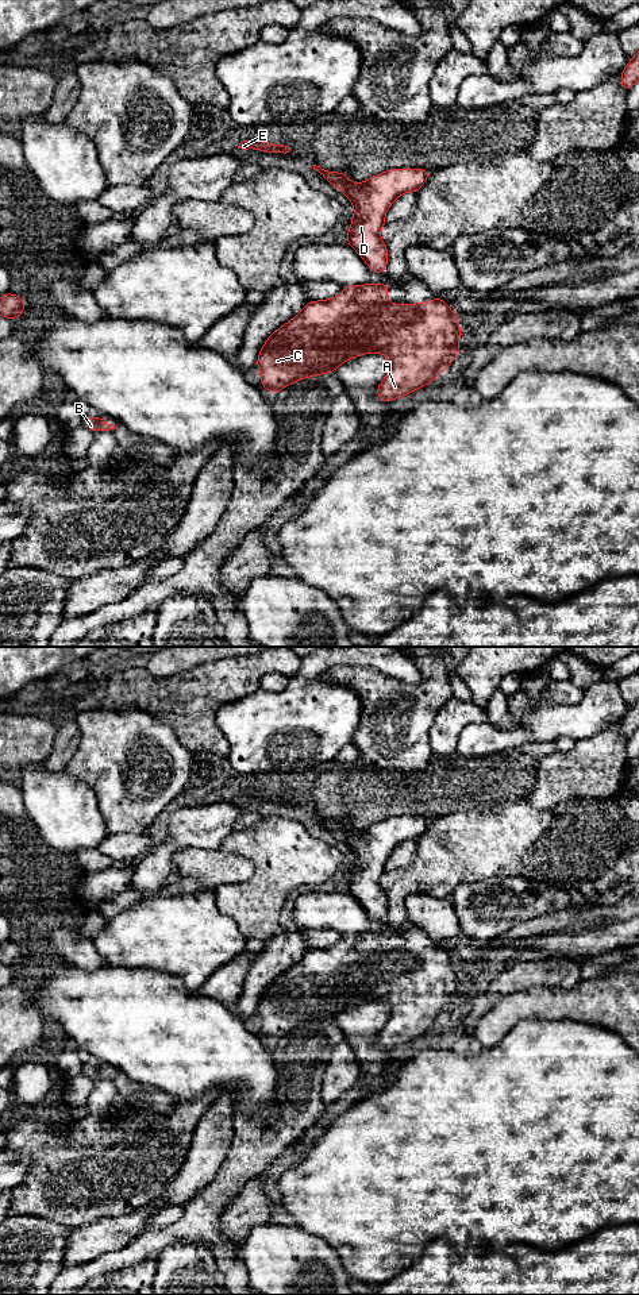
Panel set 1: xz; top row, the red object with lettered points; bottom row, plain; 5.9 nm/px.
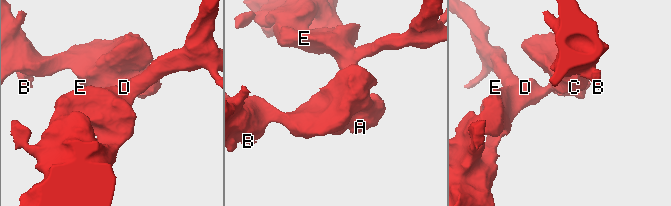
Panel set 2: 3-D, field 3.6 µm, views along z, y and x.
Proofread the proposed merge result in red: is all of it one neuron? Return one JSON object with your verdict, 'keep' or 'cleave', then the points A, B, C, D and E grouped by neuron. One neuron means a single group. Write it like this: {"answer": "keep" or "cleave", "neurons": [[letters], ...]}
{"answer": "keep", "neurons": [["A", "B", "C", "D", "E"]]}

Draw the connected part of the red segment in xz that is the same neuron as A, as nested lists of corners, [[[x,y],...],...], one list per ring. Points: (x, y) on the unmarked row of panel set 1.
[[[390,932],[346,933],[338,945],[308,949],[303,959],[266,987],[257,1007],[262,1036],[276,1041],[301,1026],[334,1021],[358,1003],[378,1001],[389,1007],[389,1020],[377,1036],[377,1047],[393,1049],[428,1032],[449,1017],[459,999],[457,963],[439,944],[419,952],[388,952]]]

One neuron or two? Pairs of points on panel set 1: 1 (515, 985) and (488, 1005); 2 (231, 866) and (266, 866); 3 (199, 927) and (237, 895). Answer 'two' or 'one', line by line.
1: one
2: two
3: two

